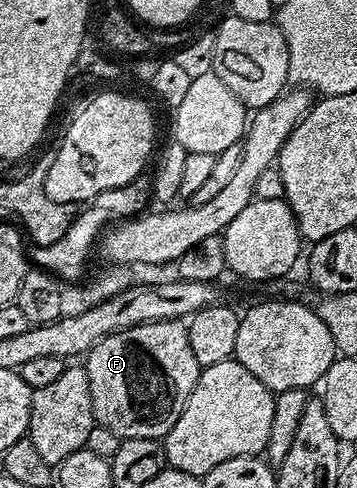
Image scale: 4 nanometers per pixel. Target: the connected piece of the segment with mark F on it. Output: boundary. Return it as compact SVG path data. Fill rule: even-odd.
M156 320L146 324L136 324L122 332L104 336L84 357L83 367L87 374L94 421L107 430L115 430L122 440L131 438L151 438L161 440L179 422L191 390L201 377L201 364L195 362L191 351L191 338L185 320Z

